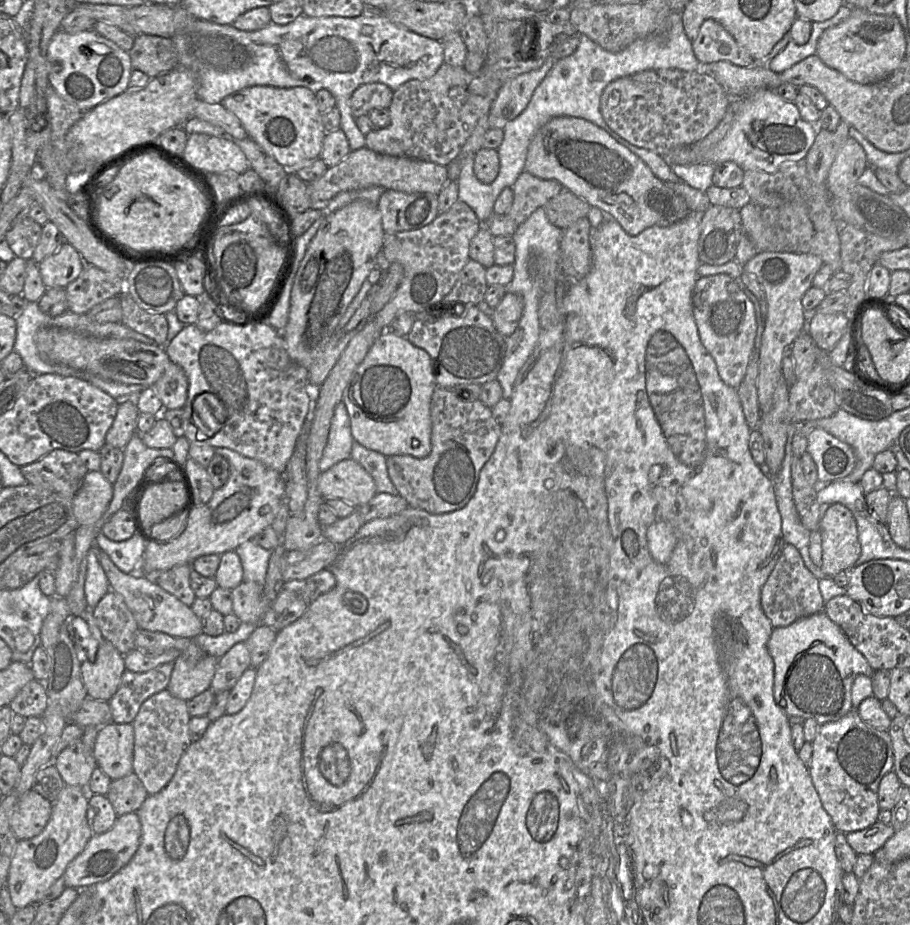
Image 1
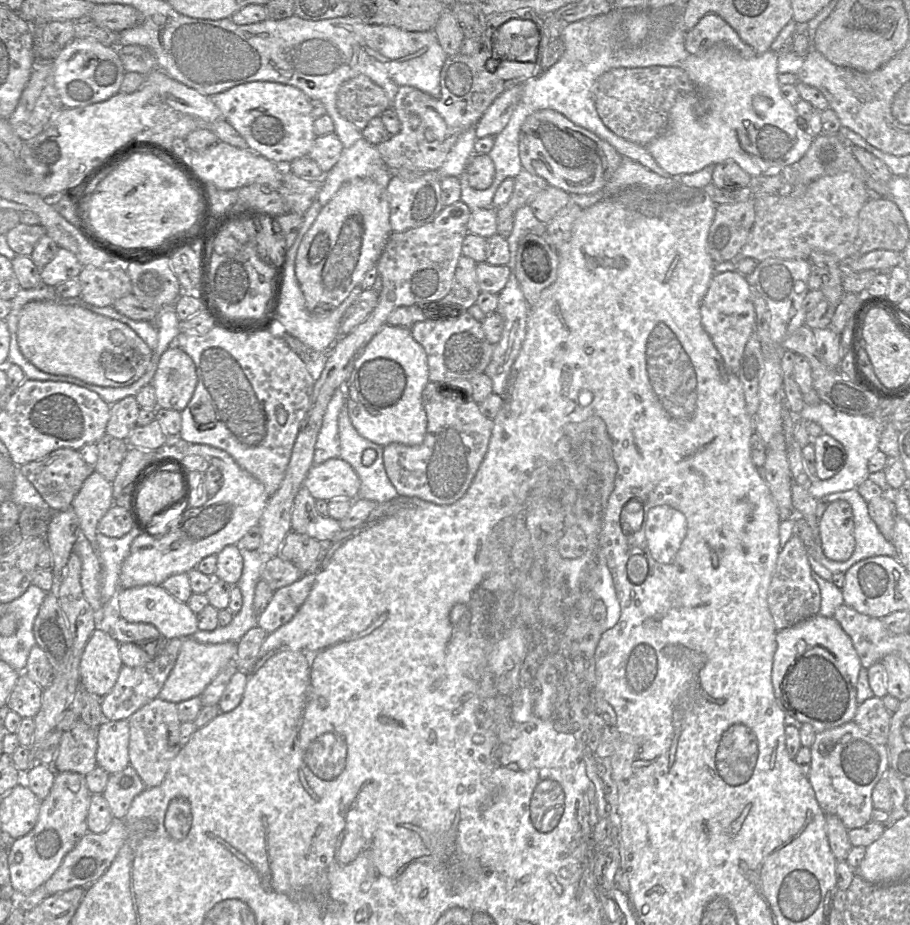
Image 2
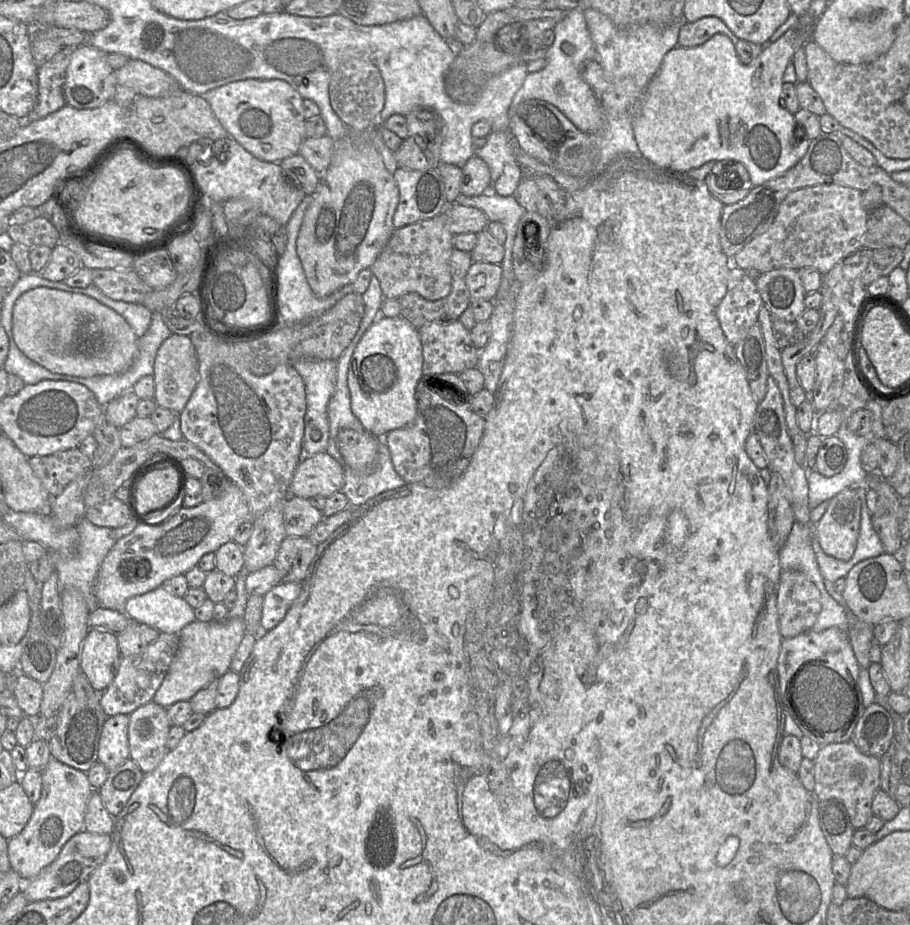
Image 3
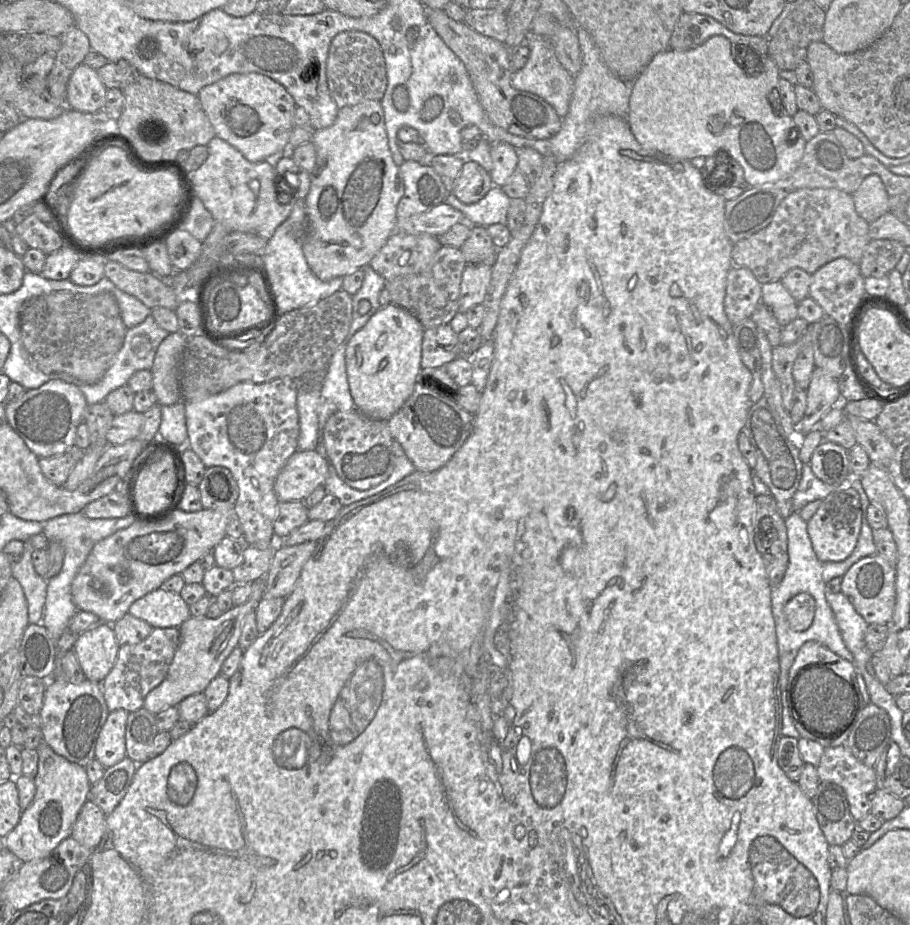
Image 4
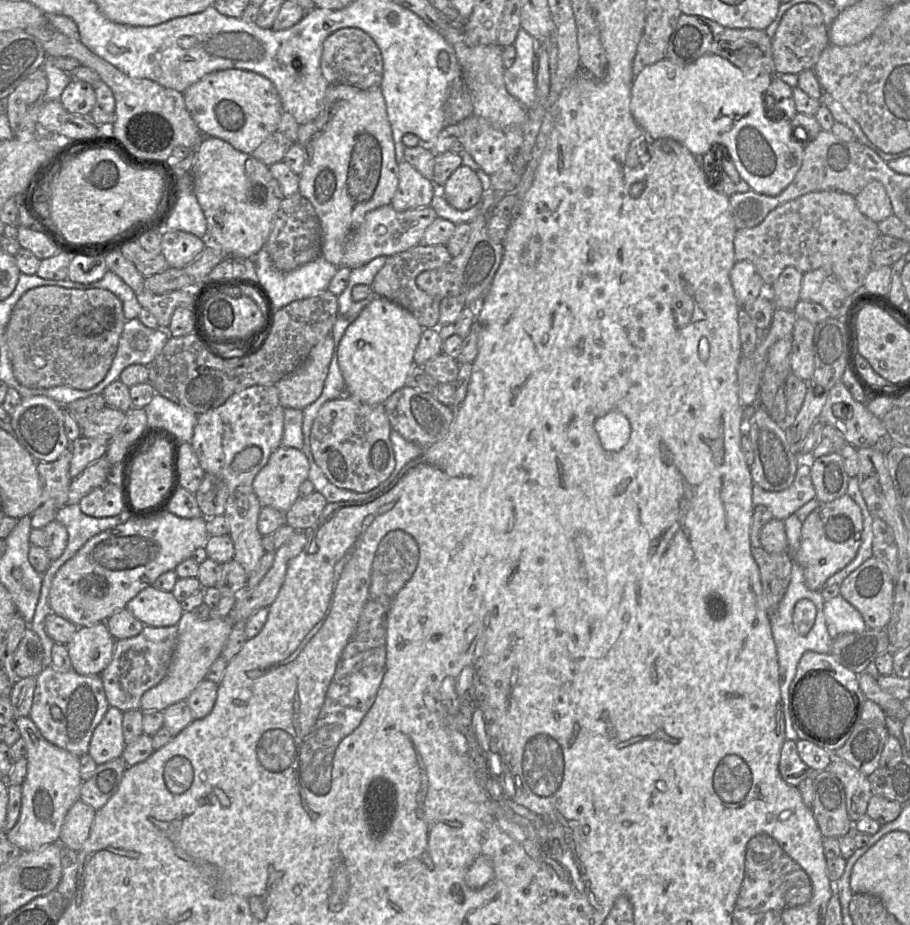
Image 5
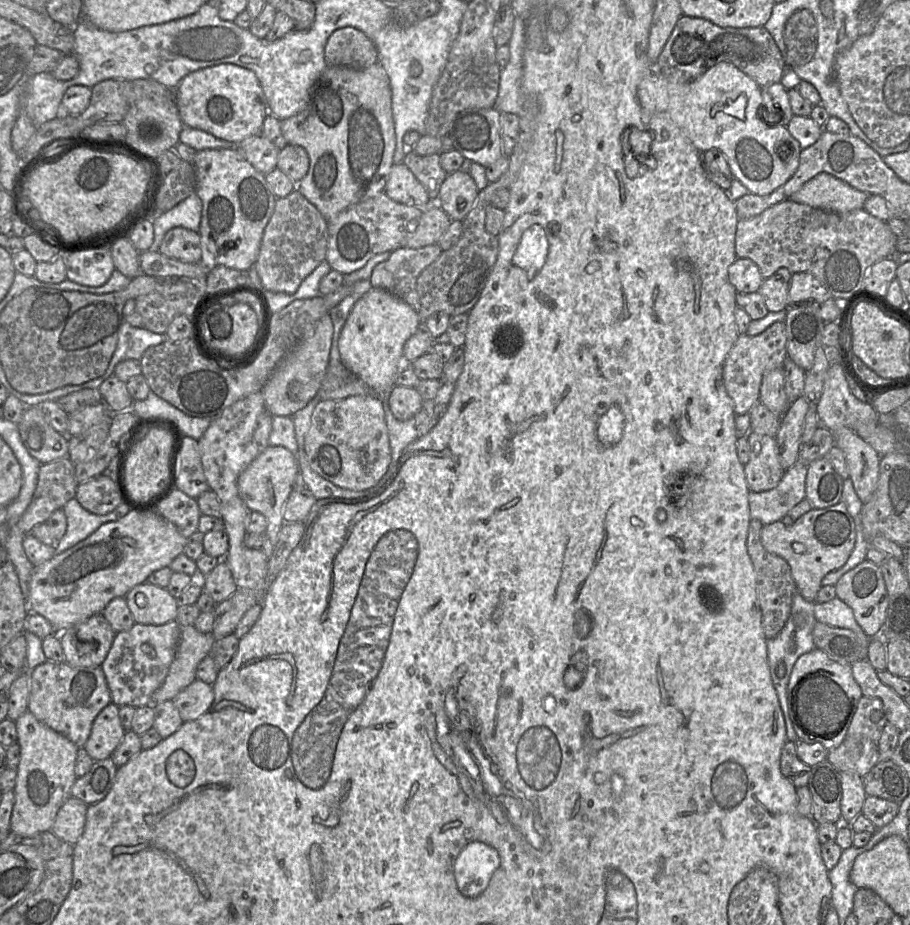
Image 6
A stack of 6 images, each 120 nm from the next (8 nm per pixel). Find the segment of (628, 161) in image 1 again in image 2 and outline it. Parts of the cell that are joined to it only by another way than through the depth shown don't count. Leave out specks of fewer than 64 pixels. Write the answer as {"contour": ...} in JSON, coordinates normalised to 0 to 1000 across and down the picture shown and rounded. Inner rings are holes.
{"contour":[[[607,118],[590,119],[577,129],[570,144],[570,168],[575,183],[626,210],[663,205],[684,172],[667,152]]]}

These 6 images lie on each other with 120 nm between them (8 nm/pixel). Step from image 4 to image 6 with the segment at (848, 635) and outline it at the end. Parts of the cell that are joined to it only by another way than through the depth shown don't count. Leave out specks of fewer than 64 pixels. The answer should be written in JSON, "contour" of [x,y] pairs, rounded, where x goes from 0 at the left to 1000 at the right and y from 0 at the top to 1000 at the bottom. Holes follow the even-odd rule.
{"contour":[[[921,645],[905,652],[897,651],[893,661],[899,672],[914,678],[933,680],[941,685],[951,685],[941,672],[936,658]]]}

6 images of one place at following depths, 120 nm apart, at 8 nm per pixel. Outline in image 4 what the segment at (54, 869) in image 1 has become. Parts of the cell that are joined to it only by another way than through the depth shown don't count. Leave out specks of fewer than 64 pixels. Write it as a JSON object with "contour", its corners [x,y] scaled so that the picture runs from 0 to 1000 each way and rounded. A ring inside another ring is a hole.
{"contour":[[[48,799],[40,812],[42,832],[36,841],[40,857],[33,870],[24,877],[19,892],[4,905],[4,915],[25,932],[51,926],[69,907],[78,903],[100,851],[92,828],[77,824],[59,813]]]}

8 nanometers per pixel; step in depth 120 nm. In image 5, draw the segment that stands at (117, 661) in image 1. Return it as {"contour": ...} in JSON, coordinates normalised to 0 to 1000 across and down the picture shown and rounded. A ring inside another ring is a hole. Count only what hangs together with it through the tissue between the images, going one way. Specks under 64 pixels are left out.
{"contour":[[[115,672],[87,678],[73,696],[80,724],[88,730],[111,730],[123,714],[126,695]]]}

